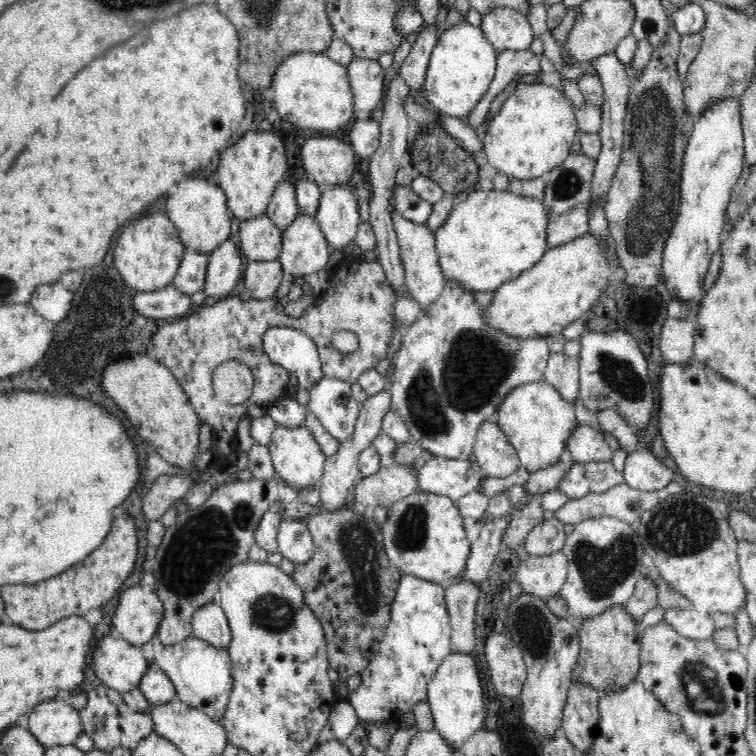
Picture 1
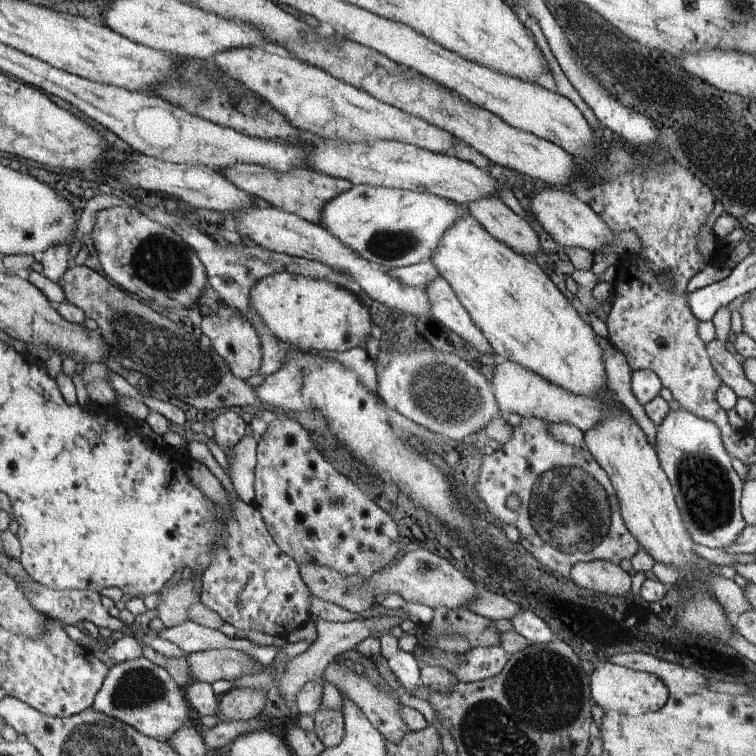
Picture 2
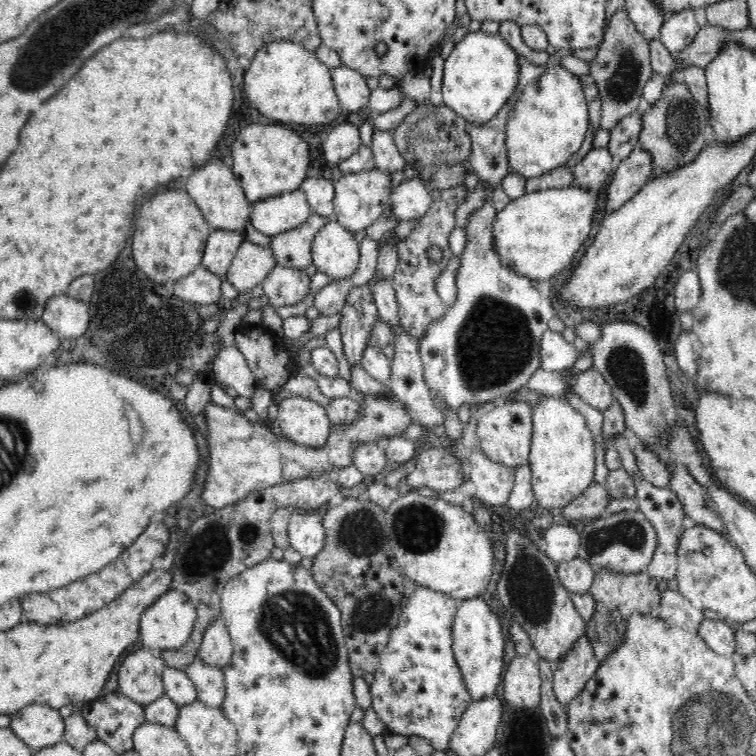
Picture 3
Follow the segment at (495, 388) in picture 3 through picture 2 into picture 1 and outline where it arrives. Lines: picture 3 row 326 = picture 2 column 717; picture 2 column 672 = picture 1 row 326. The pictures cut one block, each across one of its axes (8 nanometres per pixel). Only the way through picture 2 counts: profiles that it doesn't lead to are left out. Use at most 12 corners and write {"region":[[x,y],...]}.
{"region":[[444,285],[402,331],[391,406],[432,456],[468,460],[545,338],[490,332]]}

